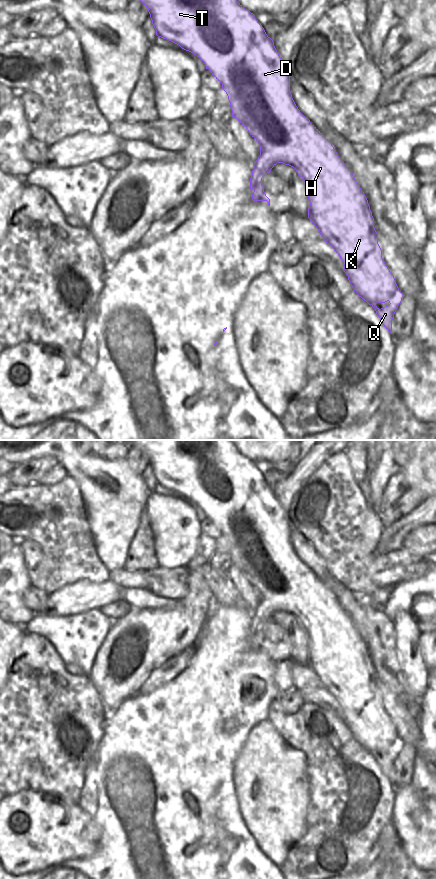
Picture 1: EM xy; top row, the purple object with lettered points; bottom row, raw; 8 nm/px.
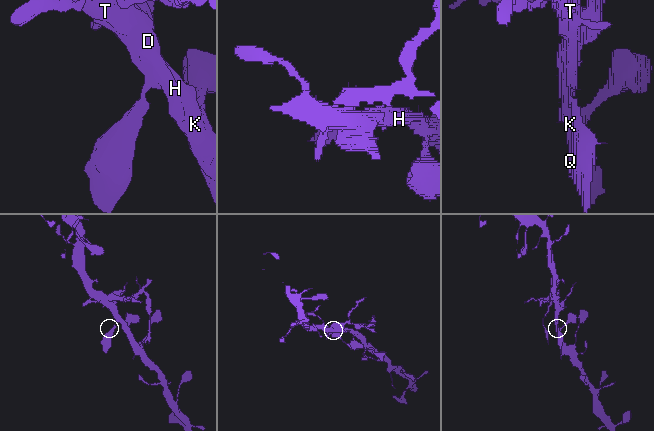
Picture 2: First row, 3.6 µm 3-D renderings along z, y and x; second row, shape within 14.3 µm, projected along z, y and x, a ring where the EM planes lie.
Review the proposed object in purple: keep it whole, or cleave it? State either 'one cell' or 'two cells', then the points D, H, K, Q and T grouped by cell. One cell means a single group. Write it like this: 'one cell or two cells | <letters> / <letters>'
one cell | D H K Q T

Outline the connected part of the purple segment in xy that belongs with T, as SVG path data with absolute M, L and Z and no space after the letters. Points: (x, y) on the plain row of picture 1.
M130 440L134 447L141 449L147 456L152 468L152 472L156 478L156 483L163 487L167 487L177 493L182 497L189 499L199 505L205 512L206 517L209 517L212 523L222 532L222 537L226 540L228 548L230 550L230 556L232 558L232 565L235 565L250 581L250 583L258 590L260 594L260 604L253 611L252 624L250 626L250 637L253 637L252 642L253 649L267 649L270 654L270 647L266 644L264 636L262 634L262 626L271 619L271 617L277 611L283 611L293 615L298 623L304 628L306 636L308 638L308 648L310 654L308 656L308 666L316 674L320 680L321 685L326 691L332 694L334 699L340 704L344 712L344 720L348 724L348 728L354 737L354 739L371 753L378 765L380 766L384 775L392 782L392 768L394 762L402 749L403 743L397 732L394 724L386 714L382 706L382 698L378 692L378 682L374 676L374 666L368 652L368 648L356 630L350 617L344 612L342 607L338 604L336 598L330 591L330 589L310 570L310 568L305 565L298 555L296 554L292 542L290 540L290 520L288 518L288 513L285 513L280 506L273 488L266 482L262 473L256 468L255 463L245 457L234 445L231 440Z

